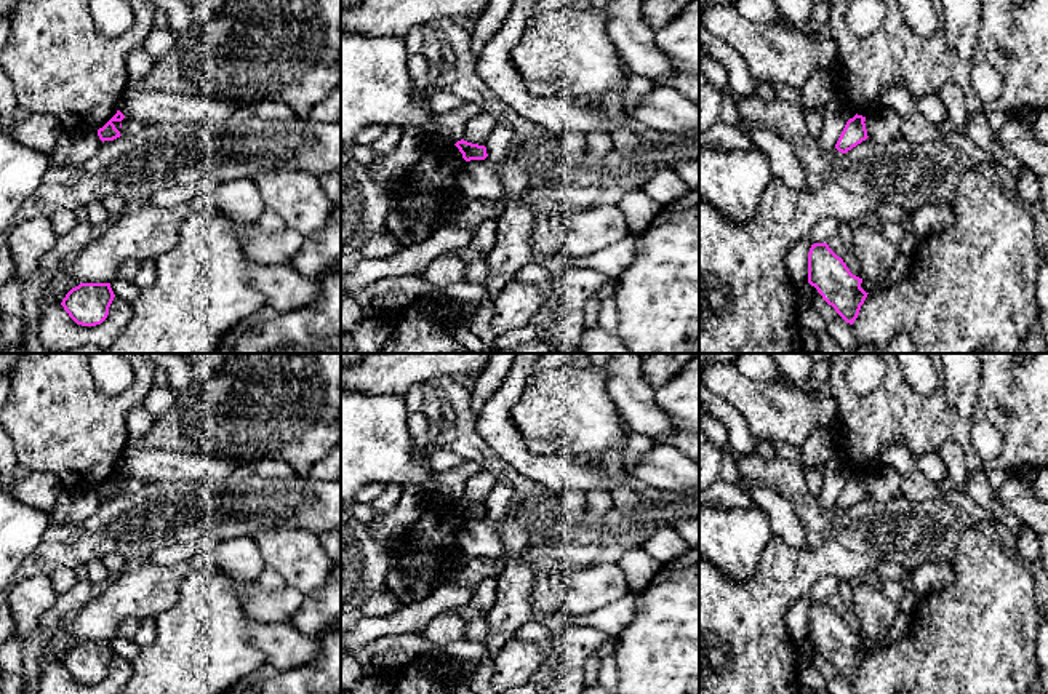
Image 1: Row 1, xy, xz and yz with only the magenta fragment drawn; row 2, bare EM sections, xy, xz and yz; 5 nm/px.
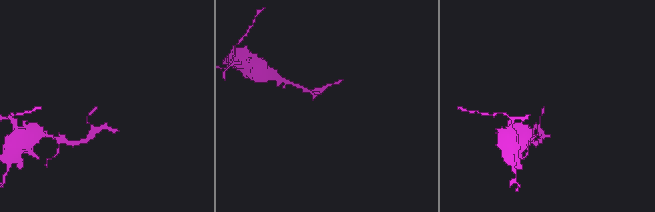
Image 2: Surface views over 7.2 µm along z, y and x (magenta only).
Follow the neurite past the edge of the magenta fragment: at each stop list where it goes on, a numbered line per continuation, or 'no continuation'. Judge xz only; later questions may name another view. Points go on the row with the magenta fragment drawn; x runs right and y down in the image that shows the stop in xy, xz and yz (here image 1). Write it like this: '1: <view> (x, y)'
no continuation

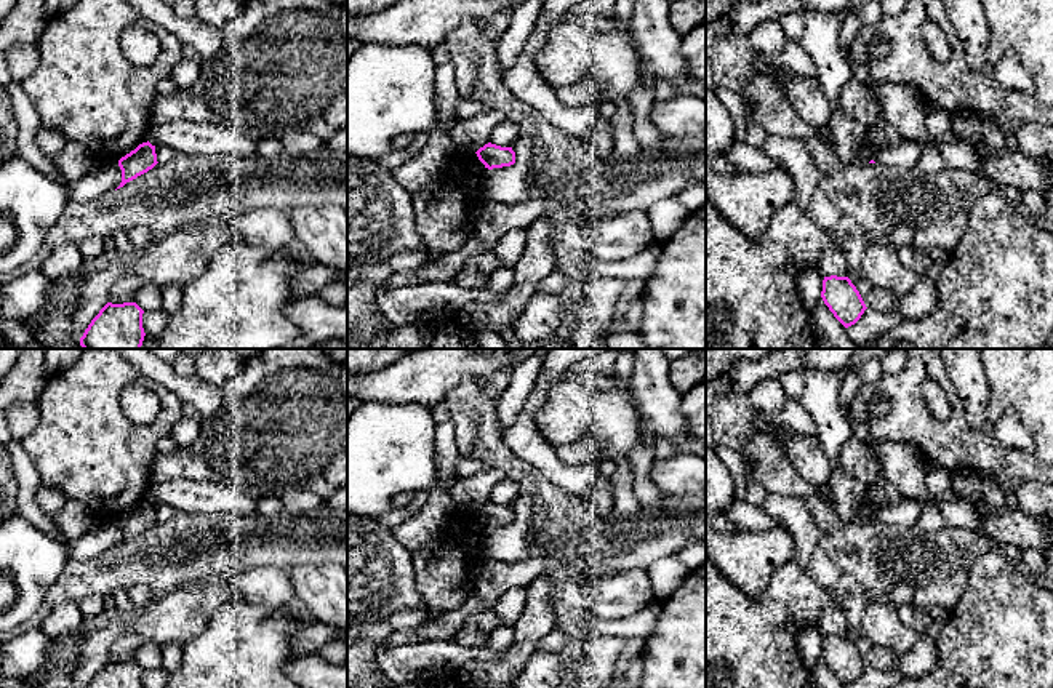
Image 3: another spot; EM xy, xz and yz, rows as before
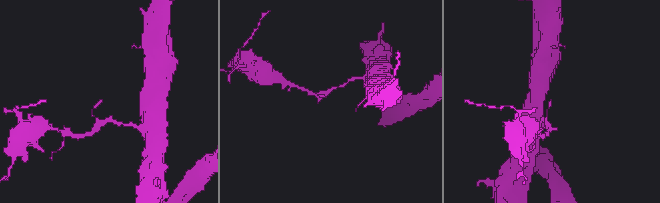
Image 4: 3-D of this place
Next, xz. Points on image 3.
no continuation

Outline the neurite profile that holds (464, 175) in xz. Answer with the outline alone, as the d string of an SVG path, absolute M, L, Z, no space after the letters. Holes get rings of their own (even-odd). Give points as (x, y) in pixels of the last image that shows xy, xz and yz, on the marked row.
M462 154L461 160L450 163L443 179L450 189L467 190L470 195L477 195L486 170L477 154Z

